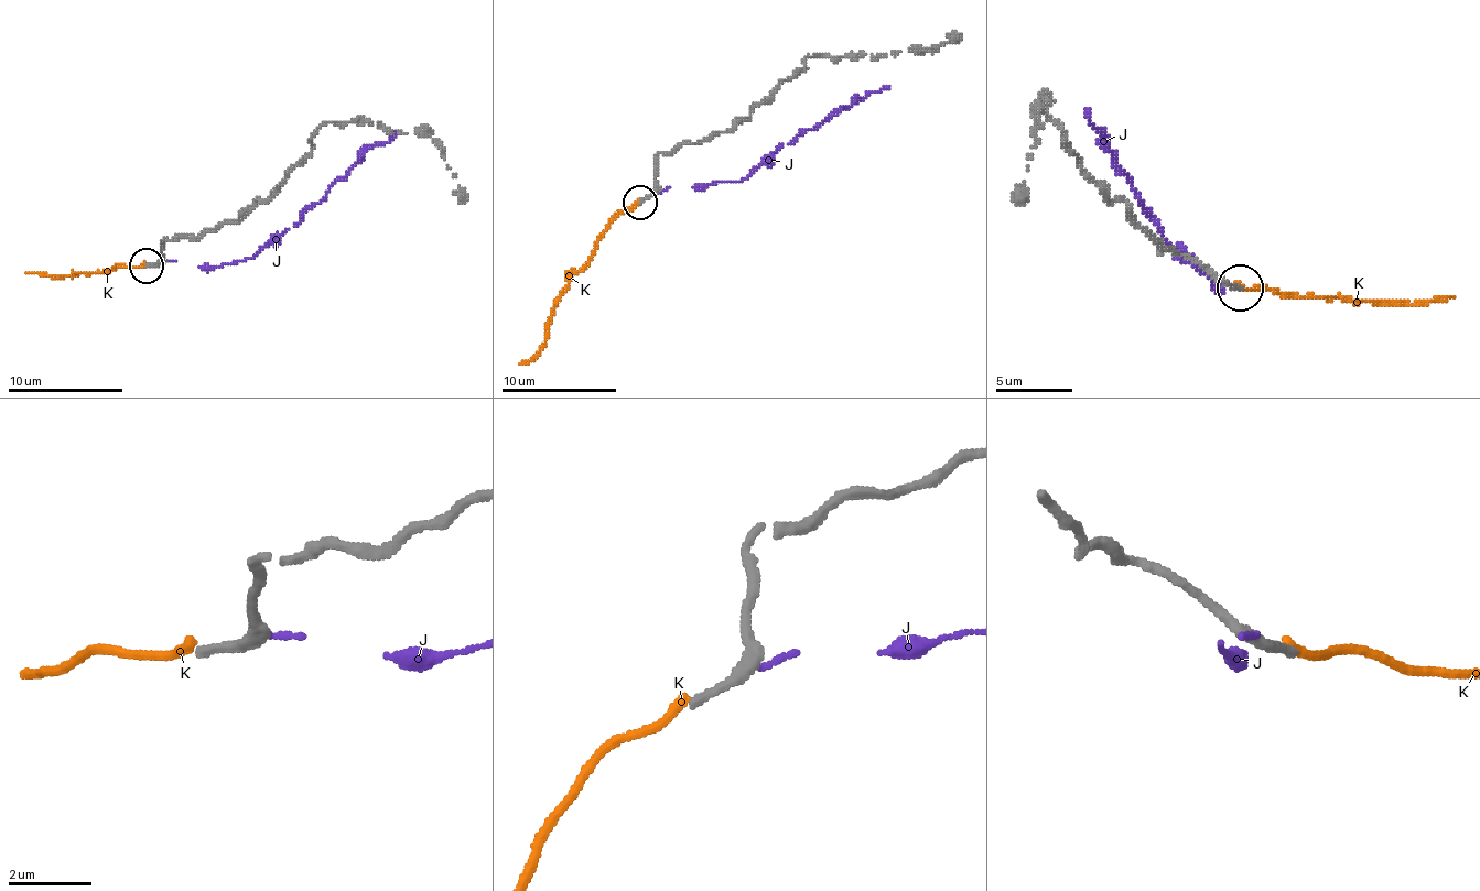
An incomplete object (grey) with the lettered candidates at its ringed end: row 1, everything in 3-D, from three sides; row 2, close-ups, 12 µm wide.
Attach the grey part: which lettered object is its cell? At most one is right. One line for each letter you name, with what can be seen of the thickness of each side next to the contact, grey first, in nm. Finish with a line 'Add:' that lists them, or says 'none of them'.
Add: none of them

